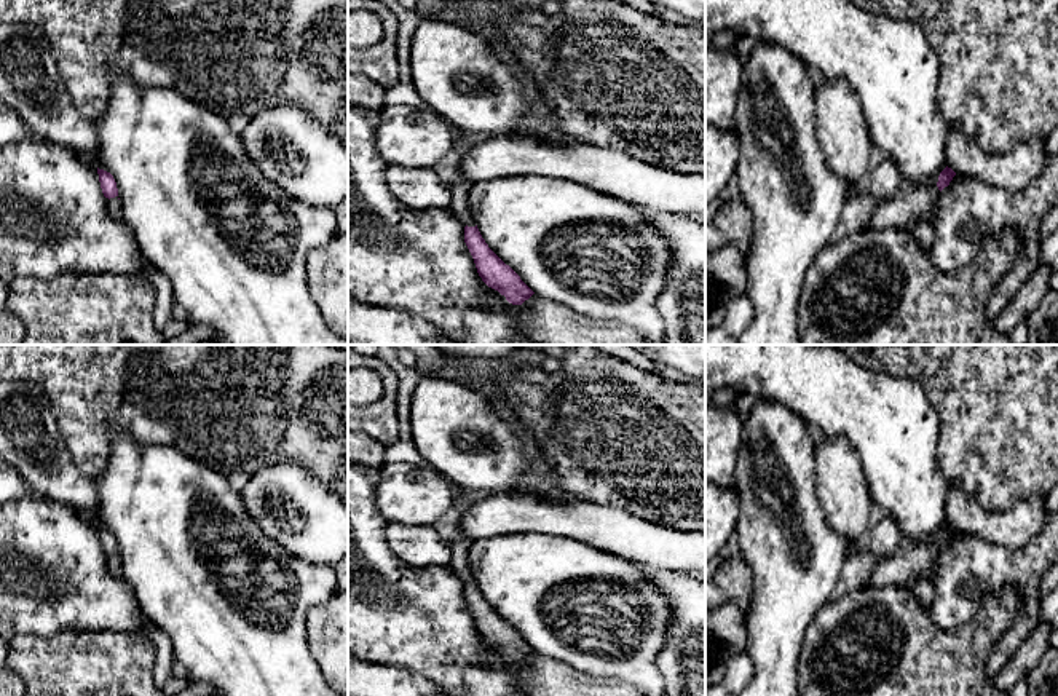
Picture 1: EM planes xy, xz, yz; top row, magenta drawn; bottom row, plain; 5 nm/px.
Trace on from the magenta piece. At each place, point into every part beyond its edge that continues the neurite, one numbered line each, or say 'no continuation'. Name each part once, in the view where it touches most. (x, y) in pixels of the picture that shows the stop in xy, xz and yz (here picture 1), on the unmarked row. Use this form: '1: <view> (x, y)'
1: xy (114, 564)

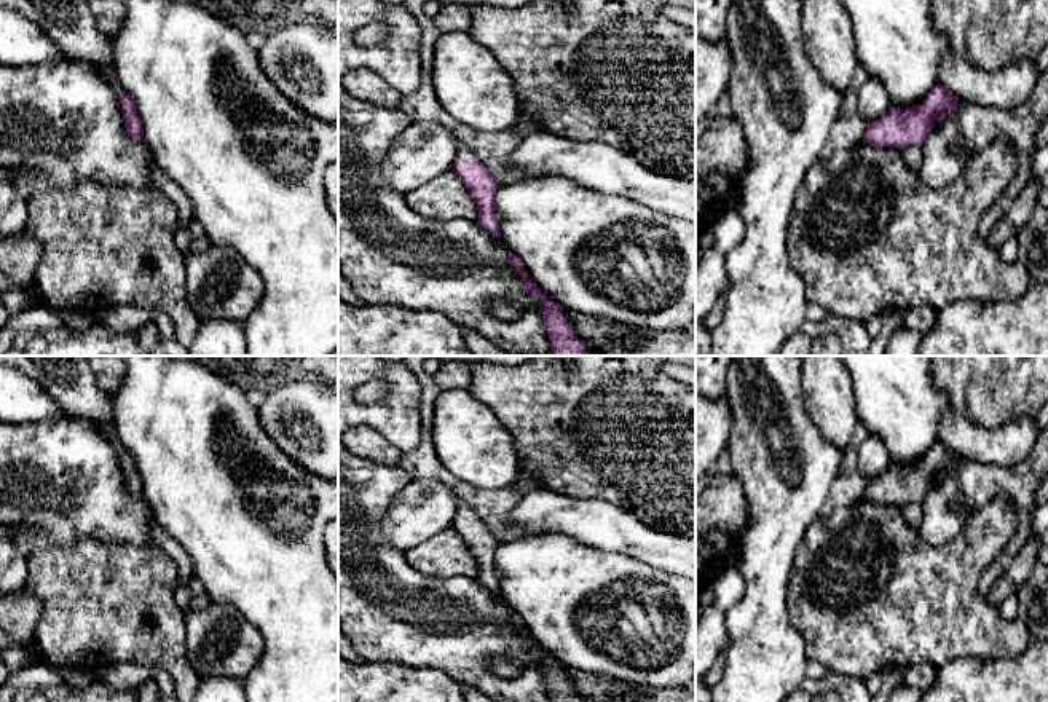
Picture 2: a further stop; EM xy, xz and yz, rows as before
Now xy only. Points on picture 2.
no continuation

